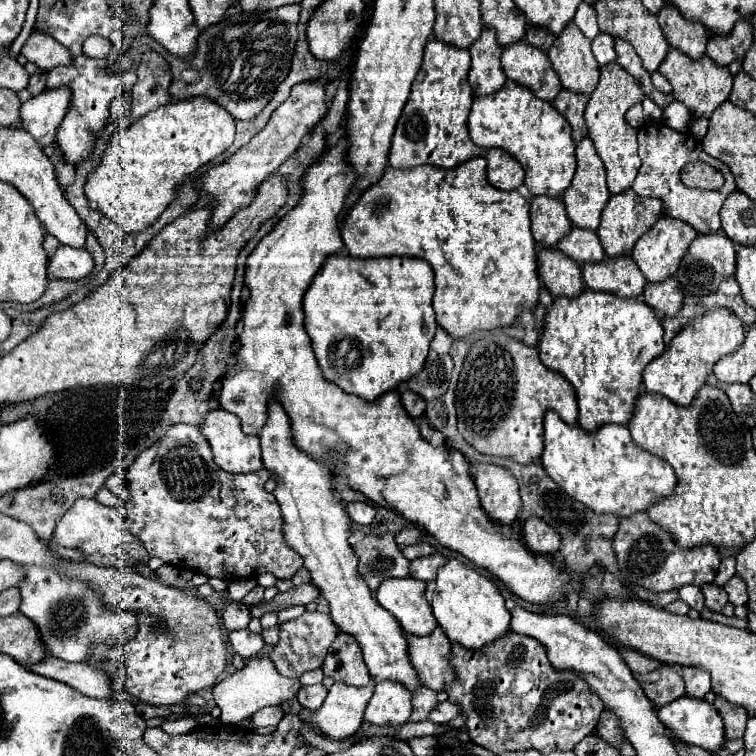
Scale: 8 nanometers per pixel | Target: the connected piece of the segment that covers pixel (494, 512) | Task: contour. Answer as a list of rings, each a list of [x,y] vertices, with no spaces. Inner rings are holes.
[[[479,464],[475,486],[481,508],[485,510],[489,520],[503,526],[509,526],[517,520],[521,498],[517,480],[509,470],[495,464]]]

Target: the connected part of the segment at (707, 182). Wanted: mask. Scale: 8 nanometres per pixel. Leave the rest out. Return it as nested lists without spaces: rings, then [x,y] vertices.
[[[702,162],[688,163],[681,170],[680,178],[681,182],[689,188],[719,190],[723,186],[723,174]]]

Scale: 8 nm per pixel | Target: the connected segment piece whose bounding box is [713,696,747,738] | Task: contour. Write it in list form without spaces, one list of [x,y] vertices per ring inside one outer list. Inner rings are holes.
[[[721,696],[715,698],[713,706],[721,714],[721,718],[723,718],[725,736],[727,738],[741,738],[743,732],[745,732],[745,724],[747,724],[745,708],[737,708],[735,704],[729,704],[727,700],[721,700]]]

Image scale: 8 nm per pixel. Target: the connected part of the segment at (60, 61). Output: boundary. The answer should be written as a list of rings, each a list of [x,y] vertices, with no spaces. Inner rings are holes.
[[[37,32],[29,36],[21,54],[29,62],[35,62],[37,68],[43,68],[43,70],[51,70],[57,66],[69,66],[73,62],[73,56],[67,48],[61,48],[61,44],[53,40],[51,36],[37,34]]]

